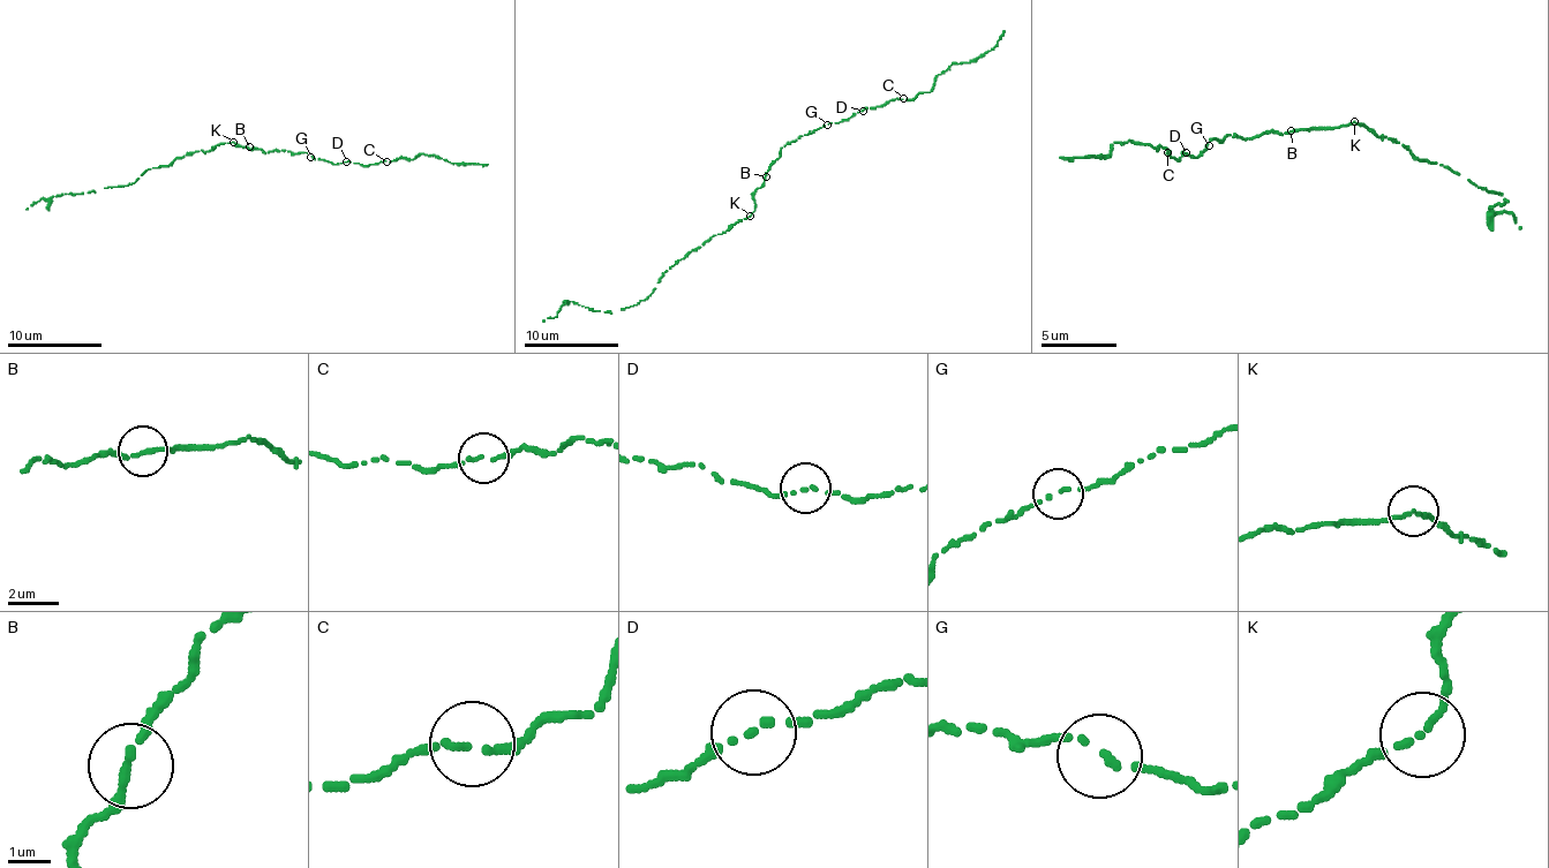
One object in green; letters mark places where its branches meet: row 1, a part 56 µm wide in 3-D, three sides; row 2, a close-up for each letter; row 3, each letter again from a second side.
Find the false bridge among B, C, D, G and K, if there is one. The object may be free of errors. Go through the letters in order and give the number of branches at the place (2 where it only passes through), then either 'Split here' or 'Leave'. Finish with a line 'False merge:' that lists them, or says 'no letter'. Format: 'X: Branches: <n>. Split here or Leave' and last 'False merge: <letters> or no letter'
B: Branches: 2. Leave
C: Branches: 2. Leave
D: Branches: 2. Leave
G: Branches: 2. Leave
K: Branches: 2. Leave
False merge: no letter

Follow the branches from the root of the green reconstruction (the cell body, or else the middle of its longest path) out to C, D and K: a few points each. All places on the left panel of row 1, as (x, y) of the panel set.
C: (247, 146), (263, 151), (306, 151), (313, 159), (335, 164), (351, 161), (367, 166), (386, 161)
D: (247, 146), (263, 151), (306, 151), (313, 159), (335, 164), (346, 161)
K: (247, 146), (232, 142)

